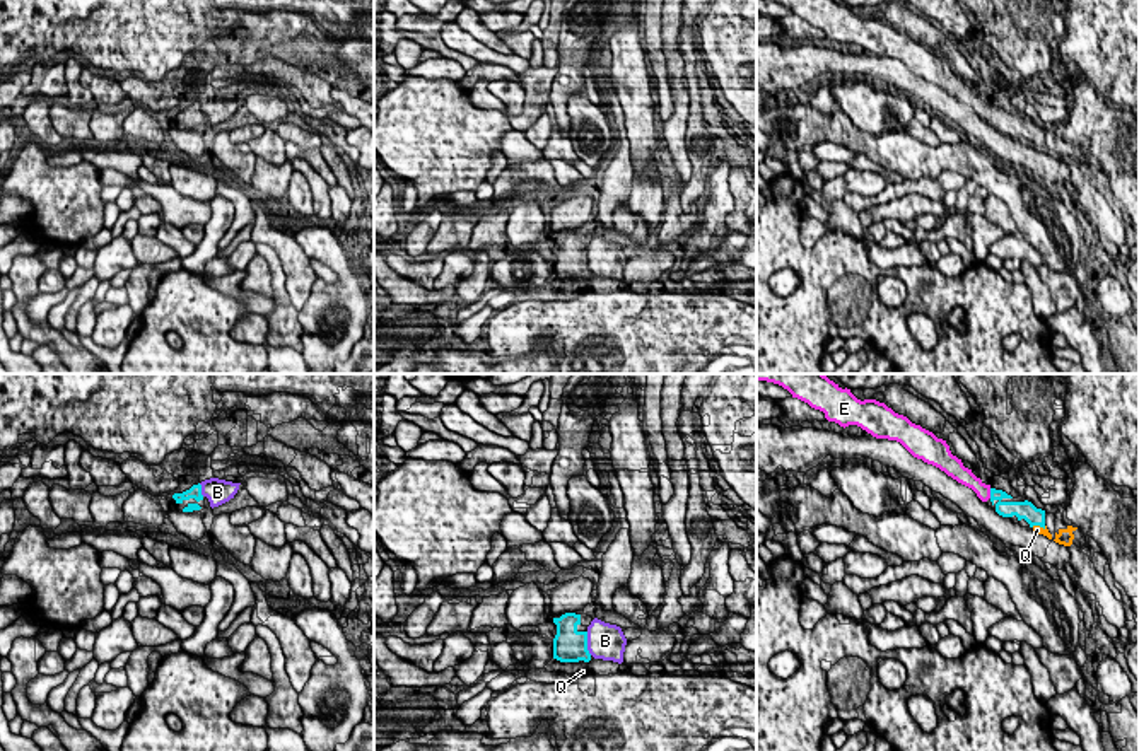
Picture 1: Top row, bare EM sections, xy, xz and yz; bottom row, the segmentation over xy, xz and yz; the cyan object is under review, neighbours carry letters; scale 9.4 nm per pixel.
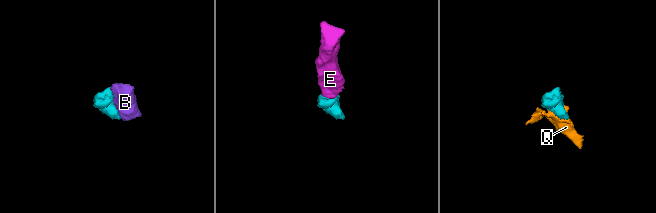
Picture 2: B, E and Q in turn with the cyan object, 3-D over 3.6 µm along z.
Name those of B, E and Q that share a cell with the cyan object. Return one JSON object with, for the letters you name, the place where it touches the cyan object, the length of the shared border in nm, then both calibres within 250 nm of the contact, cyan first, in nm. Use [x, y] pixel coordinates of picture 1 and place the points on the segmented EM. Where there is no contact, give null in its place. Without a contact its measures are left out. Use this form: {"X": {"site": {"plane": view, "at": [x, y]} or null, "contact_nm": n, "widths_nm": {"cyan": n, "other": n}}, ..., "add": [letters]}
{"E": {"site": {"plane": "yz", "at": [991, 494]}, "contact_nm": 100, "widths_nm": {"cyan": 160, "other": 140}}, "Q": {"site": {"plane": "yz", "at": [1039, 524]}, "contact_nm": 140, "widths_nm": {"cyan": 170, "other": 70}}, "add": ["E", "Q"]}

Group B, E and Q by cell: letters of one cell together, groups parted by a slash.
B / E Q

